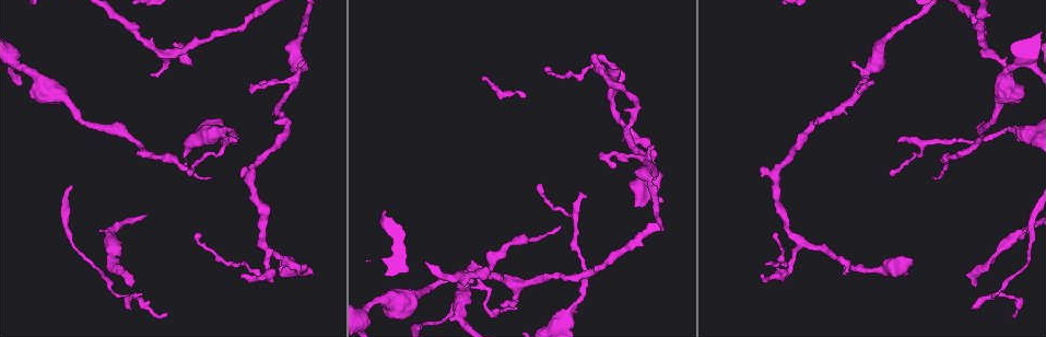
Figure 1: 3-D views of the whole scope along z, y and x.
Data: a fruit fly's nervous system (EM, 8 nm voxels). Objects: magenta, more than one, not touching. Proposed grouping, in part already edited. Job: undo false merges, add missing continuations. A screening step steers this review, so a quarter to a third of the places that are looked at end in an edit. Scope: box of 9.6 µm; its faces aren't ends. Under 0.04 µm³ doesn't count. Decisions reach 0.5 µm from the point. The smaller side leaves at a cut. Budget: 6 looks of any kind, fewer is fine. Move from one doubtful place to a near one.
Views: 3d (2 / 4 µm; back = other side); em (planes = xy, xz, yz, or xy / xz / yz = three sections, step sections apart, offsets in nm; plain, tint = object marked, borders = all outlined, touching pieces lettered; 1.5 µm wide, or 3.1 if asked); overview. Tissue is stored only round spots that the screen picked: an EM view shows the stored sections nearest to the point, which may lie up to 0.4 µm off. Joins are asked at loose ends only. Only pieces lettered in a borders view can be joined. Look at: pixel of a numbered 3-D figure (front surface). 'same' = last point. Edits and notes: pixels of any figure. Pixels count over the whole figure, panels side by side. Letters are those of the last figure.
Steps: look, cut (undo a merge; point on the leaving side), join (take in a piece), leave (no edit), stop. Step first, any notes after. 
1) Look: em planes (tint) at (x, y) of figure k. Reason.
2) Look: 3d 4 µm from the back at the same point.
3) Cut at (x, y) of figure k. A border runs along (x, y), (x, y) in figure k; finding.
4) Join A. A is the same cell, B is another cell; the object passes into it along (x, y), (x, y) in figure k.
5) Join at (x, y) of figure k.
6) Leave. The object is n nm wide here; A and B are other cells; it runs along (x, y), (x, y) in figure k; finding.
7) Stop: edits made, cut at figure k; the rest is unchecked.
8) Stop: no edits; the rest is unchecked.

Look: 3d 4 µm at (241, 275) of figure 1. Thin end.

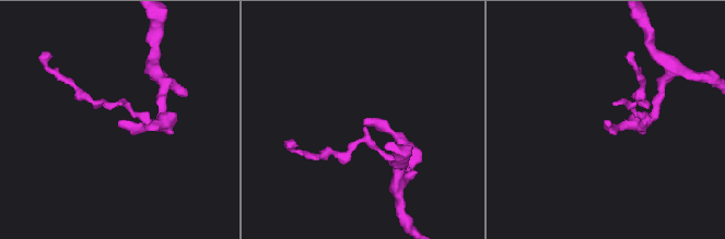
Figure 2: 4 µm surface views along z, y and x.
Look: em xz step 8 (tint) at (604, 122) of figure 2.

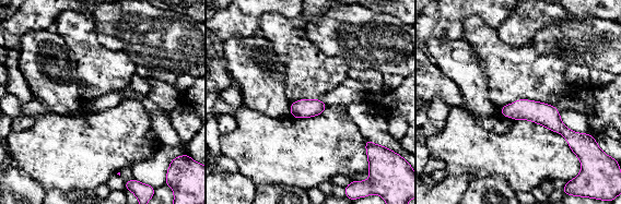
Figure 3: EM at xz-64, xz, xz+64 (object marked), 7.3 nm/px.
Look: em xz step 8 (borders) at the same point. See the neighbours.

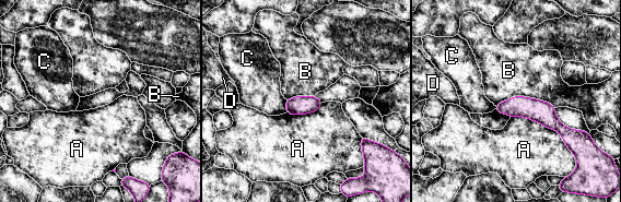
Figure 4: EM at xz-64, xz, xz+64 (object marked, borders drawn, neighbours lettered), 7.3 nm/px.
Leave. The object is 140 nm wide here; the longest contact is with A, 500 nm; A, B, C and D are other cells; none of them fits.

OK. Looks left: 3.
Look: em planes (plain) at (911, 258) of figure 1. An open end.

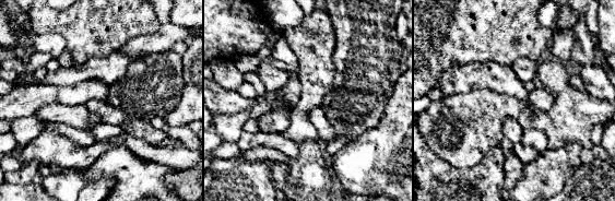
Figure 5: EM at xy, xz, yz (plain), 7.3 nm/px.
Look: em planes (borders) at the same point.

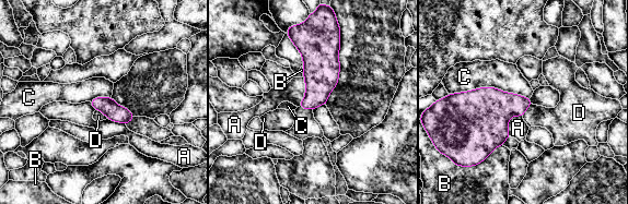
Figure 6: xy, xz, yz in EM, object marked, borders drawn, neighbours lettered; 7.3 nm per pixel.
Leave. A, B, C and D are other cells; a border runs along (449, 93), (497, 87), (528, 98) in figure 6; no lettered piece goes on from it.

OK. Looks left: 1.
Stop: no edits; the rest is unchecked.

